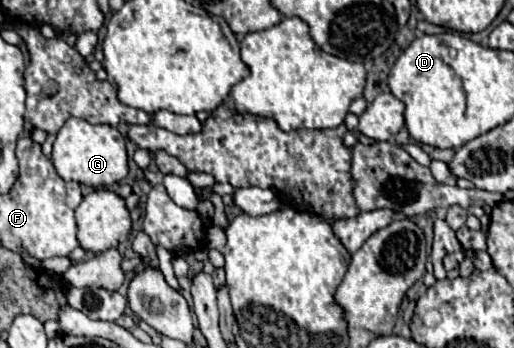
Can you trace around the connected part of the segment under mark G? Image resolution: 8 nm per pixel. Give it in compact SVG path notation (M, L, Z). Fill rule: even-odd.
M77 117L67 119L65 125L59 129L57 139L53 143L51 161L55 171L65 181L77 181L95 189L119 183L129 173L125 137L111 125L91 125L85 119Z

